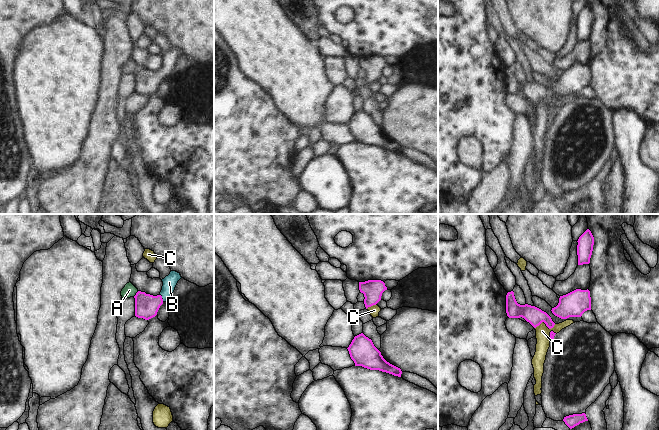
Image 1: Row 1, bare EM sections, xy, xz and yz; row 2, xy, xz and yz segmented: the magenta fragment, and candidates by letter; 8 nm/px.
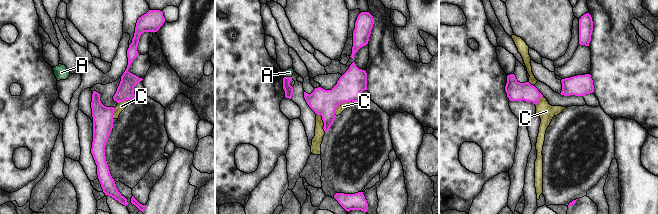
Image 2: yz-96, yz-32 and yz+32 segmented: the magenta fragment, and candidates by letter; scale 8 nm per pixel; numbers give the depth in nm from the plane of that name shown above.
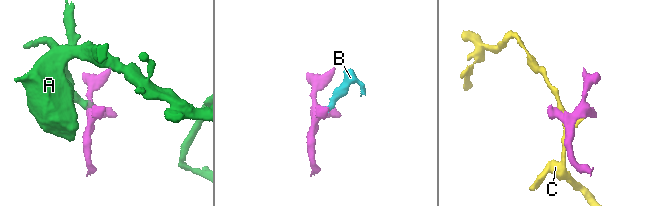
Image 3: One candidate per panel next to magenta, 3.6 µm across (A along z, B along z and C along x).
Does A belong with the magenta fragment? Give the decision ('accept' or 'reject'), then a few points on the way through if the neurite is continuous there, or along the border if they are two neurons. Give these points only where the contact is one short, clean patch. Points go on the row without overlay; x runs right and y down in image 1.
reject; border xy (138, 67), (133, 72)

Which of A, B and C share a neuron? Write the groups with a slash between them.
A / B / C

